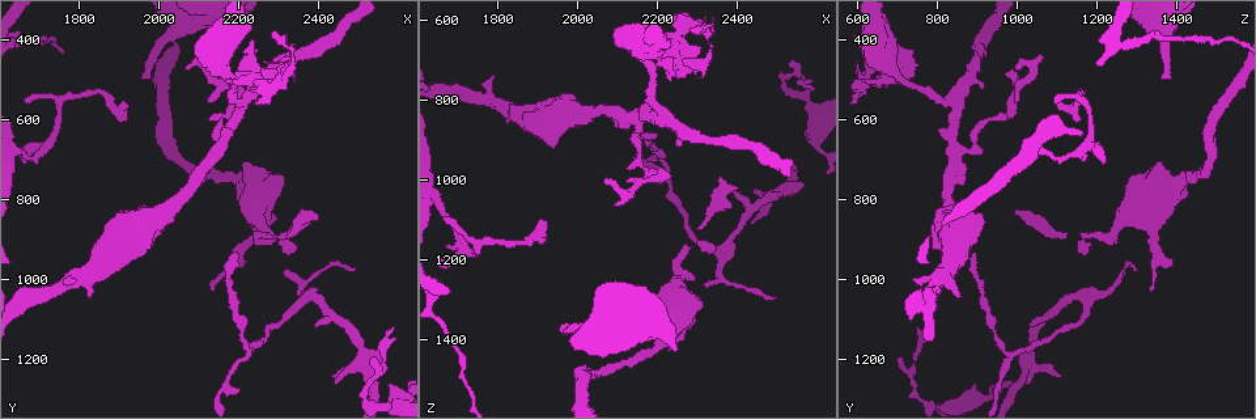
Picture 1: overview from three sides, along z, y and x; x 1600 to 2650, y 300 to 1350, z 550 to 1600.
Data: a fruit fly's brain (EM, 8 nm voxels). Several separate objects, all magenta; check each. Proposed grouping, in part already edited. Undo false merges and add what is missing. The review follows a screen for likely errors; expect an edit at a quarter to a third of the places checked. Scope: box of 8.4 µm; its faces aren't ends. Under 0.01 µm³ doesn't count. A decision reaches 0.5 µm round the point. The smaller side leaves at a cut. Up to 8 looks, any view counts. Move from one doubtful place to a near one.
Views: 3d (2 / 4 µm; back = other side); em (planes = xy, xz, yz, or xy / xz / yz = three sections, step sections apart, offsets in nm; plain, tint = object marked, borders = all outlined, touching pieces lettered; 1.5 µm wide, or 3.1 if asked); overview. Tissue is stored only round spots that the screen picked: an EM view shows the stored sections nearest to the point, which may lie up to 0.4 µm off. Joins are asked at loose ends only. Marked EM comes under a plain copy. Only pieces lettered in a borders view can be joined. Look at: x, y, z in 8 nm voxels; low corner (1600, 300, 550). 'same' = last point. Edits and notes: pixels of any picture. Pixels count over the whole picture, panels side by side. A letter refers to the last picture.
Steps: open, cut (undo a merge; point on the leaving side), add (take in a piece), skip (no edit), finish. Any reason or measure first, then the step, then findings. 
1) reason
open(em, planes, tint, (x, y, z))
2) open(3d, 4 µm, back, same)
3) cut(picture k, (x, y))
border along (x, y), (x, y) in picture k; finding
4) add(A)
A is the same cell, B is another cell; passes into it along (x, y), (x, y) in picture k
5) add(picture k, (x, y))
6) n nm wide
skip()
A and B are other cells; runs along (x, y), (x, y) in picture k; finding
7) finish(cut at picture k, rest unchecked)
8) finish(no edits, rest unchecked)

sharp bend
open(3d, 4 µm, (2515, 1290, 745))

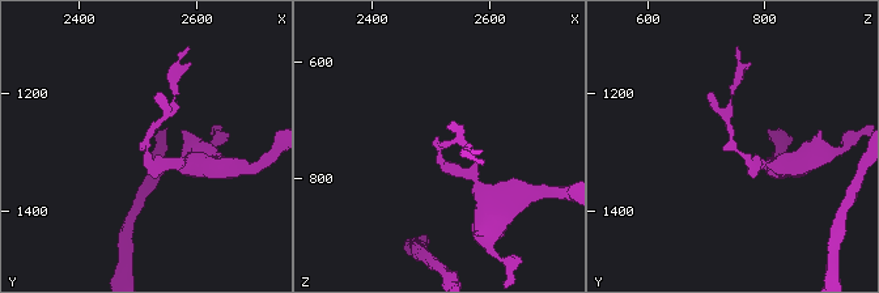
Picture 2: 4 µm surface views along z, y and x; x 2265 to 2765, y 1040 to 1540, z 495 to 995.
open(em, xz, step 4, borders, (2515, 1295, 750))

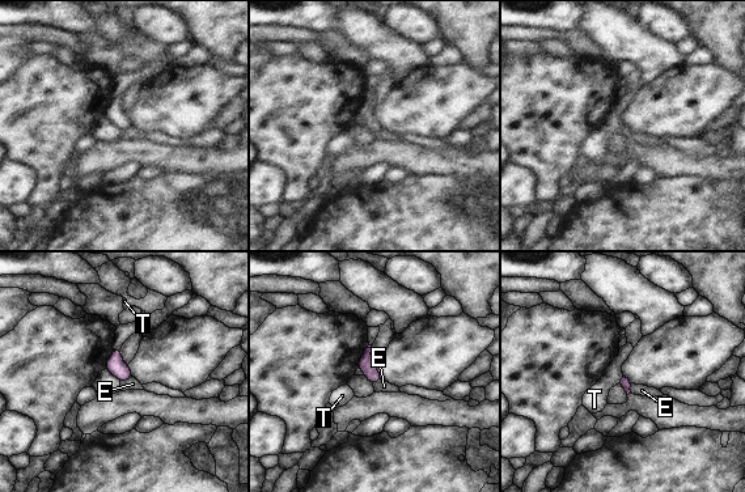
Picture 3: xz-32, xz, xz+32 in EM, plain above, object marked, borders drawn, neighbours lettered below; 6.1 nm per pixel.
70 nm wide; E touches over 80 nm
skip()
E and T are other cells; one cell here

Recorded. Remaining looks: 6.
an open end
open(em, planes, tint, (1955, 495, 1380))

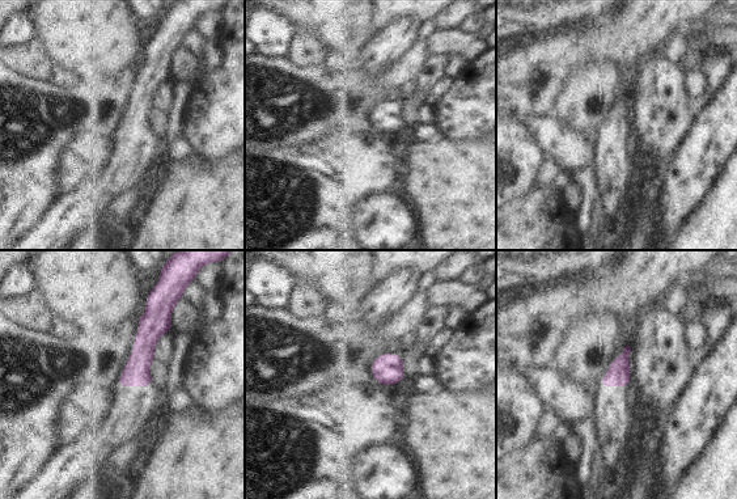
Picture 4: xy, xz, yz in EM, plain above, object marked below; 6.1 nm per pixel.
open(em, planes, borders, same)

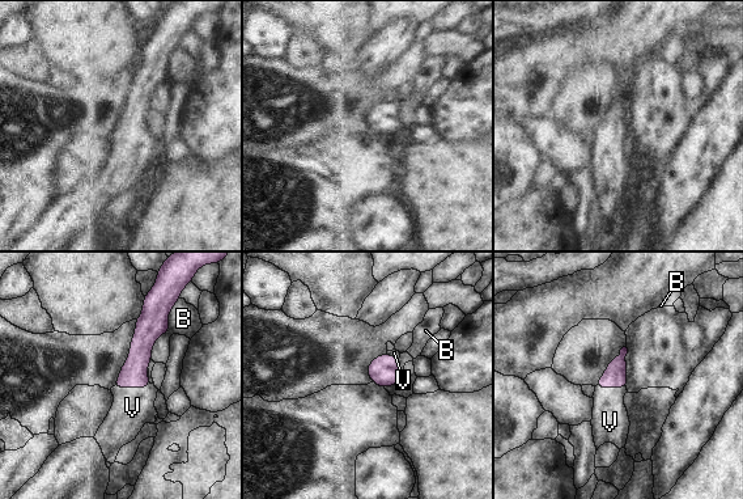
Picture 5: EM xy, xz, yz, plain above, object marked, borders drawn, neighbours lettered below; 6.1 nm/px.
140 nm wide
add(V)
V is the same cell, B is another cell; passes into it along (134, 373), (132, 387), (132, 407) in picture 5; it goes on there

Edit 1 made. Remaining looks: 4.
open(overview)

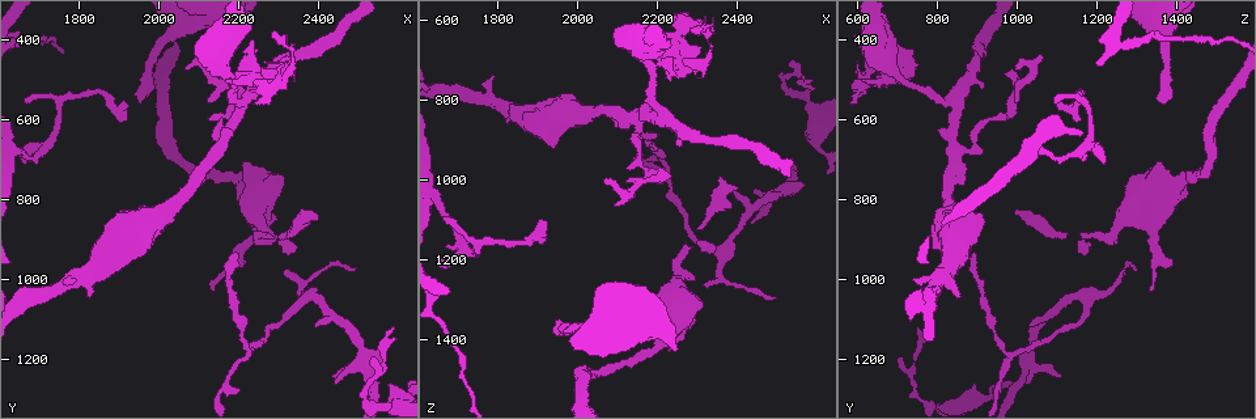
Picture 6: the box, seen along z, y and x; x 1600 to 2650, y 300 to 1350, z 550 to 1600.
thin end
open(em, planes, borders, (2495, 975, 1300))

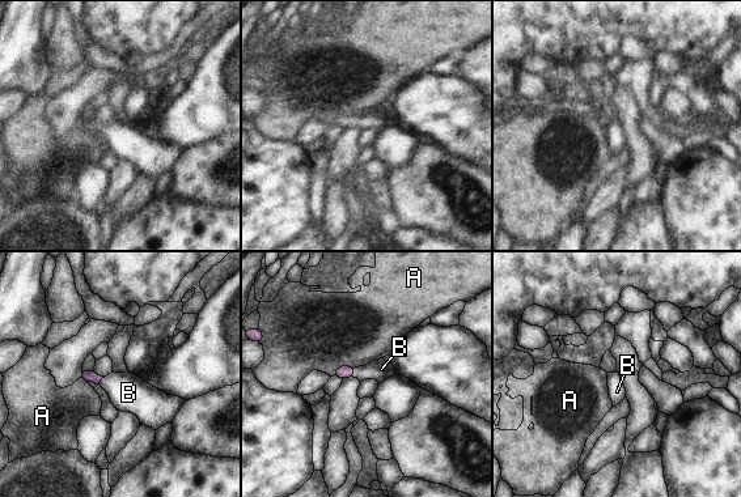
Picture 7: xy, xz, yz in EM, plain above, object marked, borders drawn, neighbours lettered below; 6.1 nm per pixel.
add(B)
B is the same cell, A is another cell; passes into it along (342, 372), (352, 373), (381, 369) in picture 7; the cell continues

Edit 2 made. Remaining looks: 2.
finish(add at picture 5, add at picture 7, rest unchecked)

